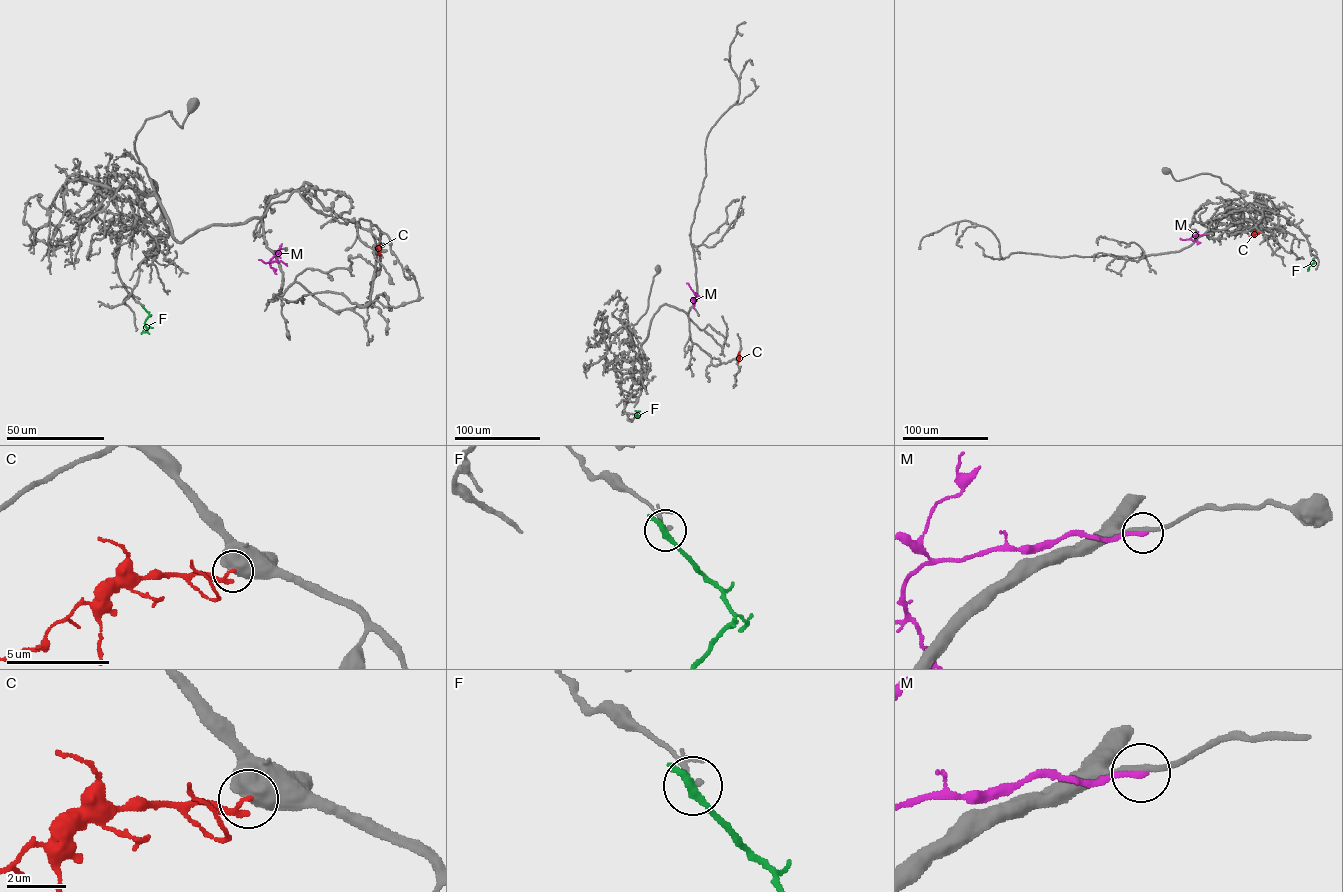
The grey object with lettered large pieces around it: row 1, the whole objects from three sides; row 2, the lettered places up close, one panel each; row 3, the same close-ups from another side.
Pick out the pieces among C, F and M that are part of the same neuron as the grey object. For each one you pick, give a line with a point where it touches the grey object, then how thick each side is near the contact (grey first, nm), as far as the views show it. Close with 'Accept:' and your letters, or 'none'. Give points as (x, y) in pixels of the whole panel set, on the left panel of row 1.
Accept: none

